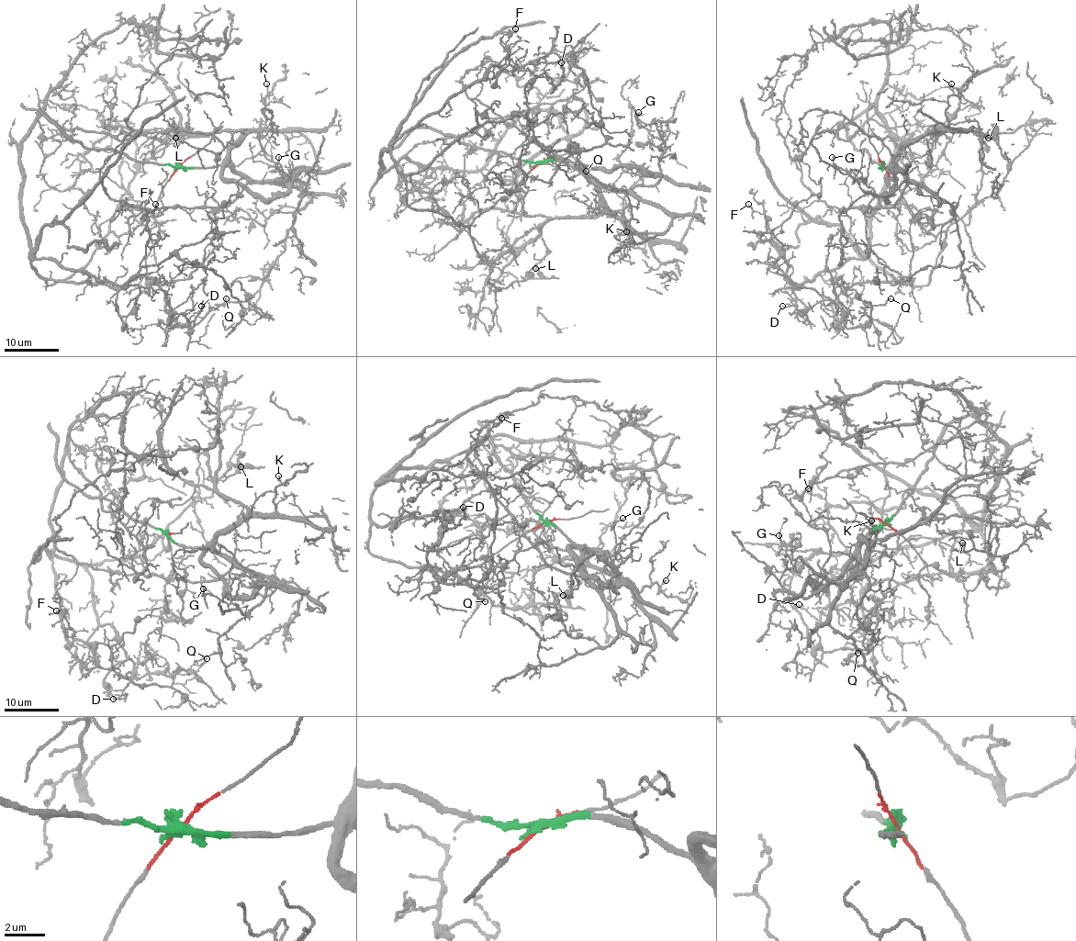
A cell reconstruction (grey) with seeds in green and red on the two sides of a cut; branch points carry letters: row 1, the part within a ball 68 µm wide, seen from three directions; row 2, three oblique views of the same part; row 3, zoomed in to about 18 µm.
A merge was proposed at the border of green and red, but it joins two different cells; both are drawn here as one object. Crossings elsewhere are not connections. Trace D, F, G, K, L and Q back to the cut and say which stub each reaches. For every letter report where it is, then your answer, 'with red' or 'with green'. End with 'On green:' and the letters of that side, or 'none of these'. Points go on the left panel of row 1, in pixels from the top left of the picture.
D: (201, 306) | with red
F: (155, 204) | with red
G: (278, 157) | with green
K: (266, 84) | with green
L: (175, 138) | with red
Q: (226, 298) | with red
On green: G, K

